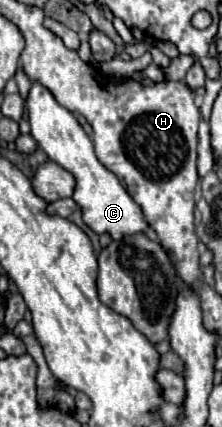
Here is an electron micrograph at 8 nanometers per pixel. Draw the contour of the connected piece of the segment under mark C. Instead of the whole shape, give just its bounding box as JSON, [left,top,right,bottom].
[26,84,148,240]

